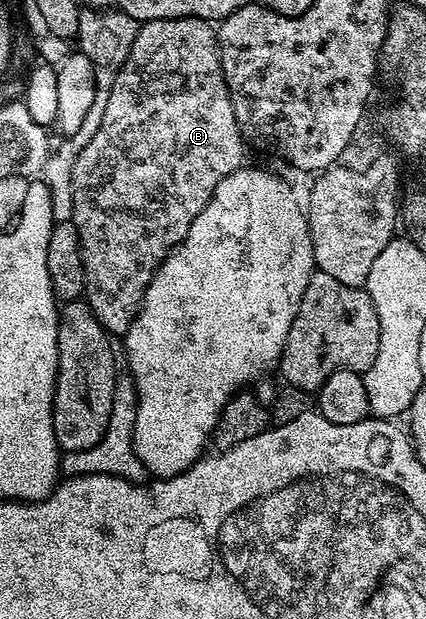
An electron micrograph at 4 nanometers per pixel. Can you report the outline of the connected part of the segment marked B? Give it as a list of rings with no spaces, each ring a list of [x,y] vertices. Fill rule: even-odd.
[[[155,17],[140,23],[138,37],[134,37],[134,45],[130,45],[130,53],[120,66],[120,72],[114,77],[114,85],[110,89],[110,97],[106,101],[106,113],[98,121],[98,133],[90,137],[90,141],[78,153],[72,170],[72,221],[76,232],[80,234],[78,244],[80,259],[84,263],[84,294],[88,300],[94,317],[104,326],[104,330],[112,337],[123,337],[128,326],[134,321],[136,312],[140,310],[140,302],[144,300],[144,290],[150,285],[154,273],[161,261],[177,244],[181,243],[198,213],[206,209],[214,189],[230,173],[245,166],[244,136],[240,134],[240,126],[234,117],[234,105],[230,101],[230,93],[226,85],[226,77],[222,73],[220,60],[220,43],[216,39],[217,28],[207,19],[185,17],[182,19],[157,19]]]

